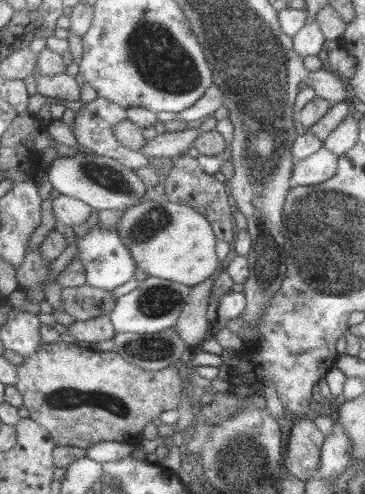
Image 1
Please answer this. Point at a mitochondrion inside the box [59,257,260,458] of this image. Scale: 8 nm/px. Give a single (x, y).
(158, 300)

